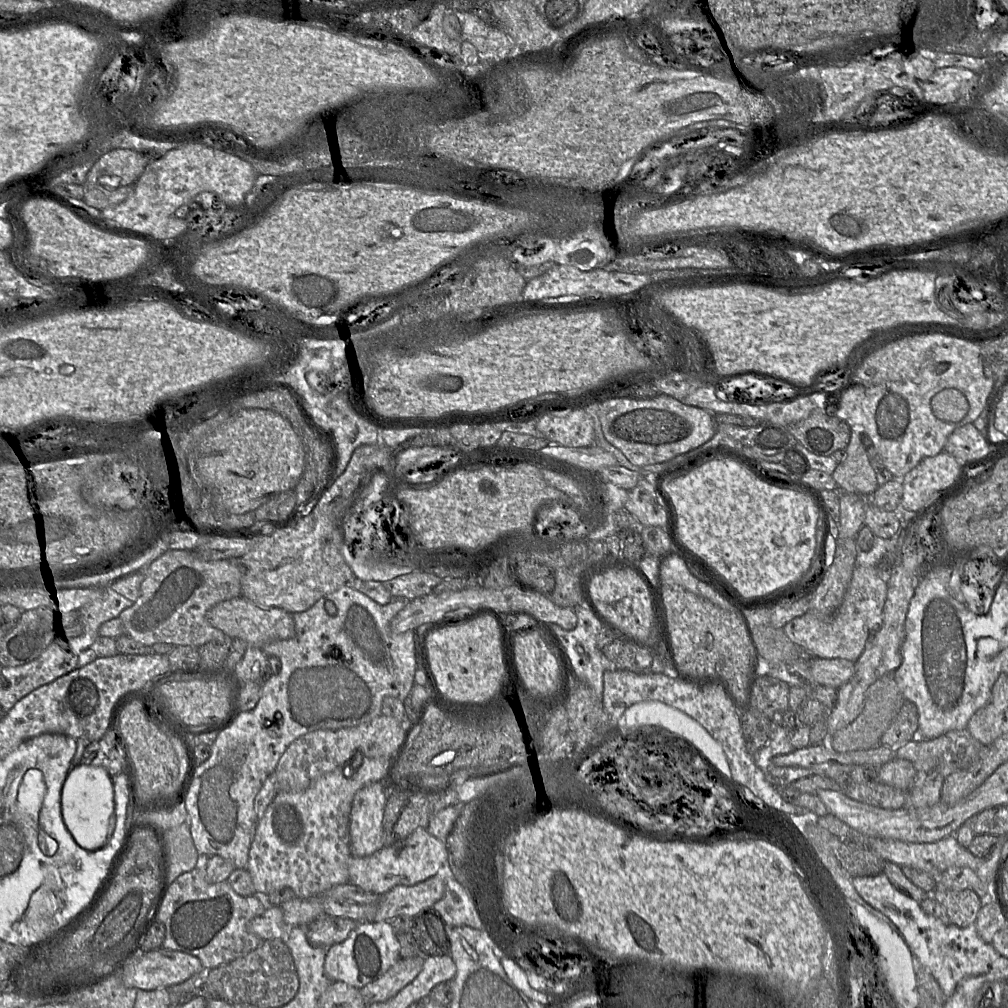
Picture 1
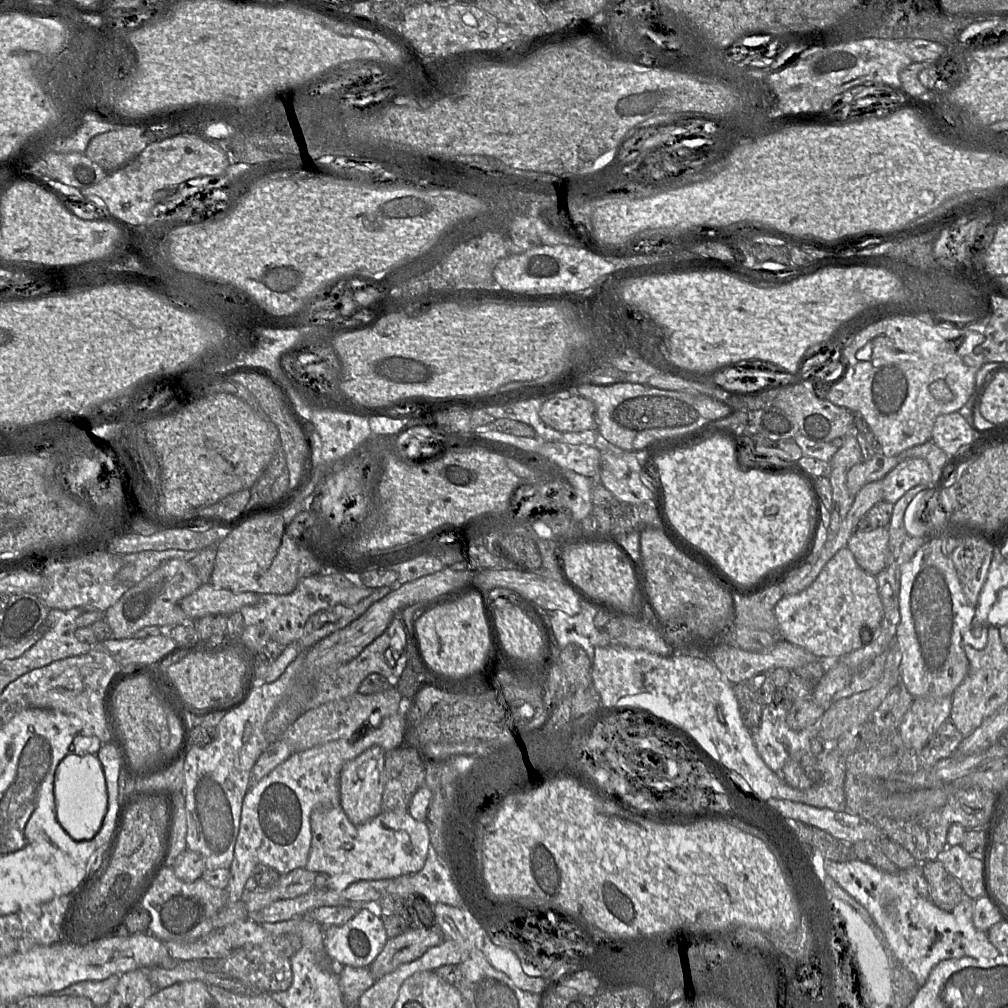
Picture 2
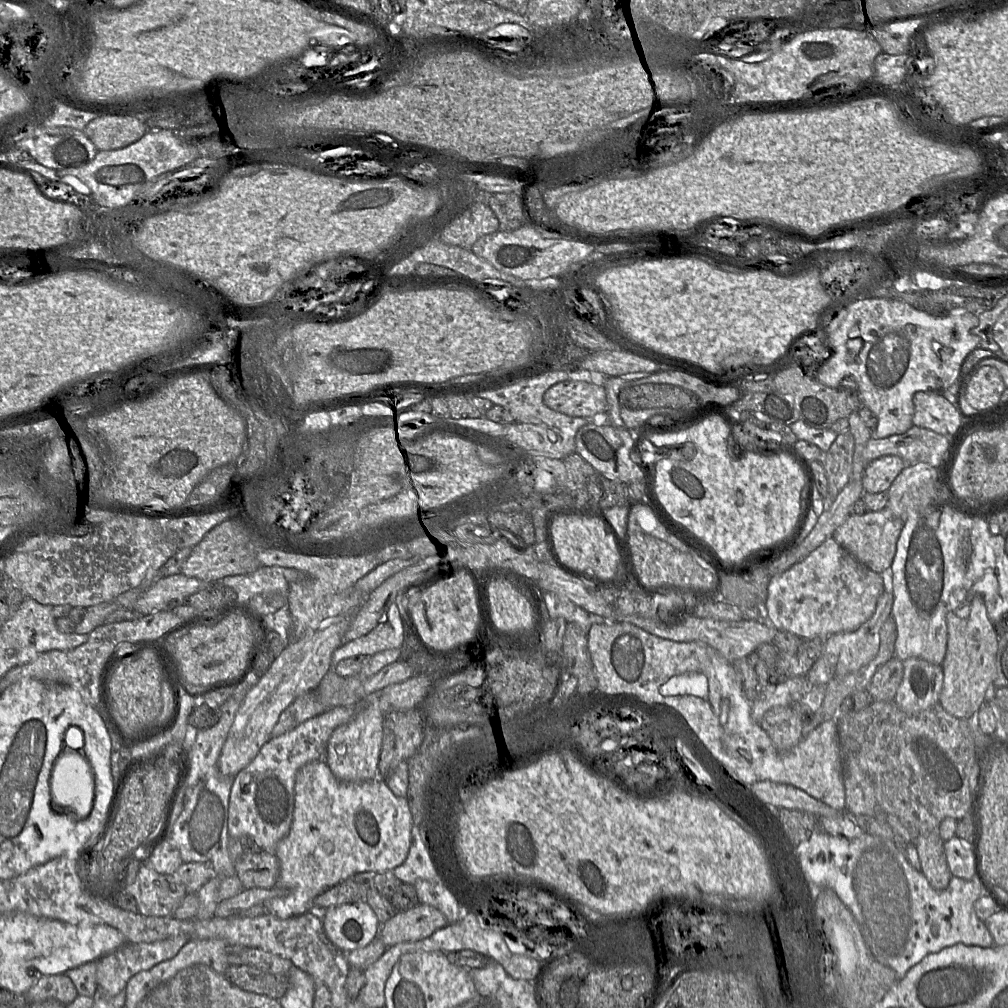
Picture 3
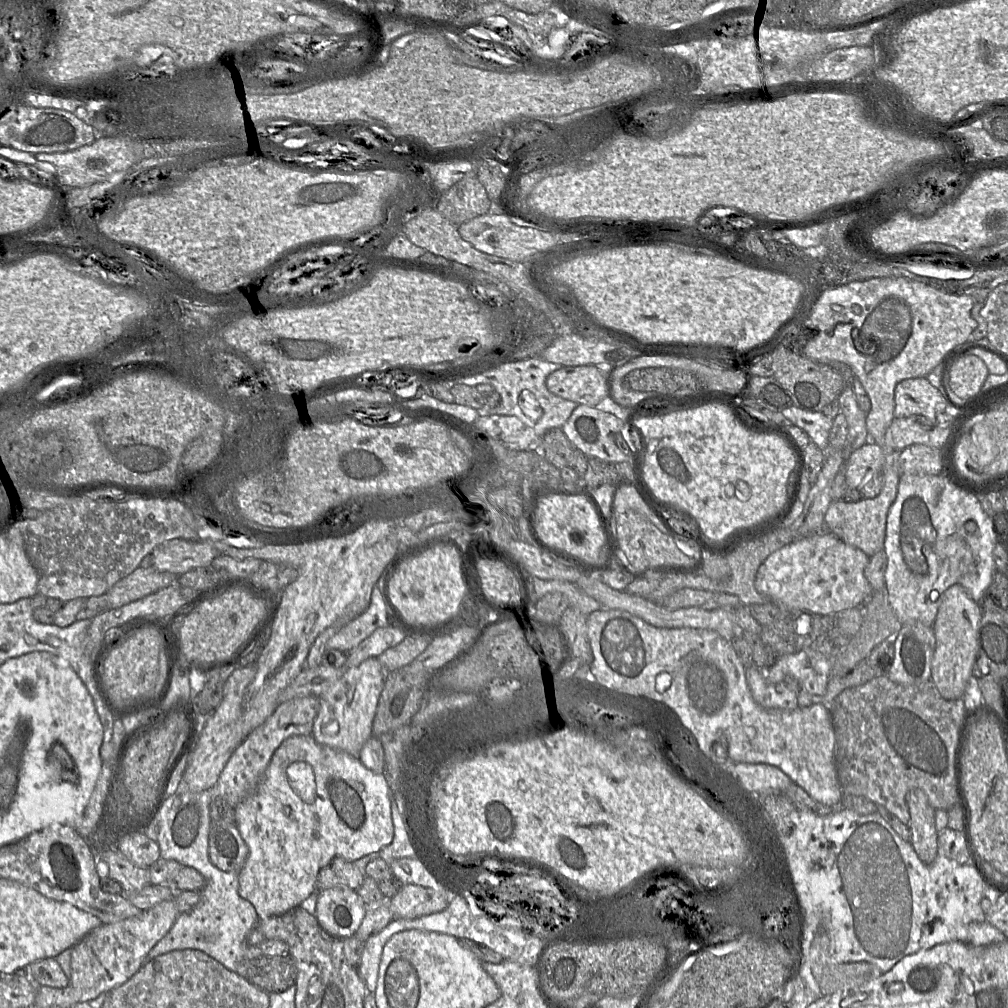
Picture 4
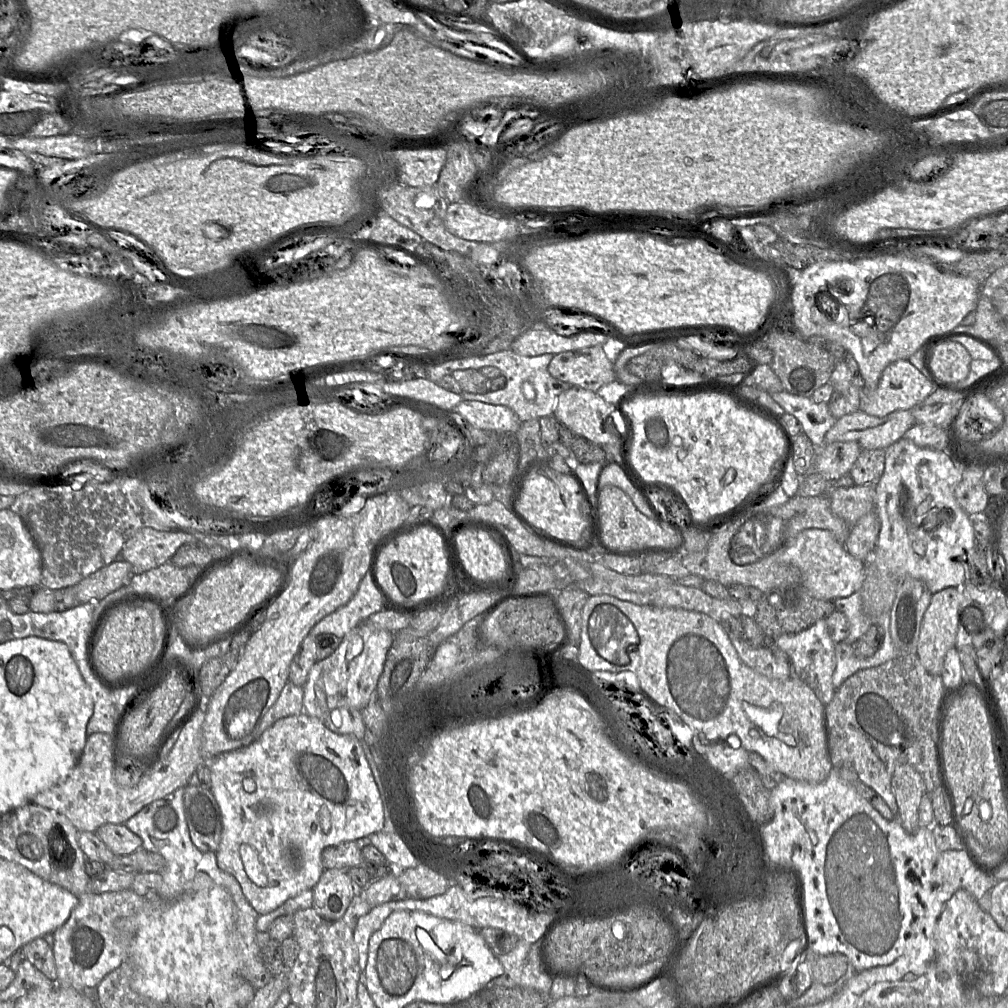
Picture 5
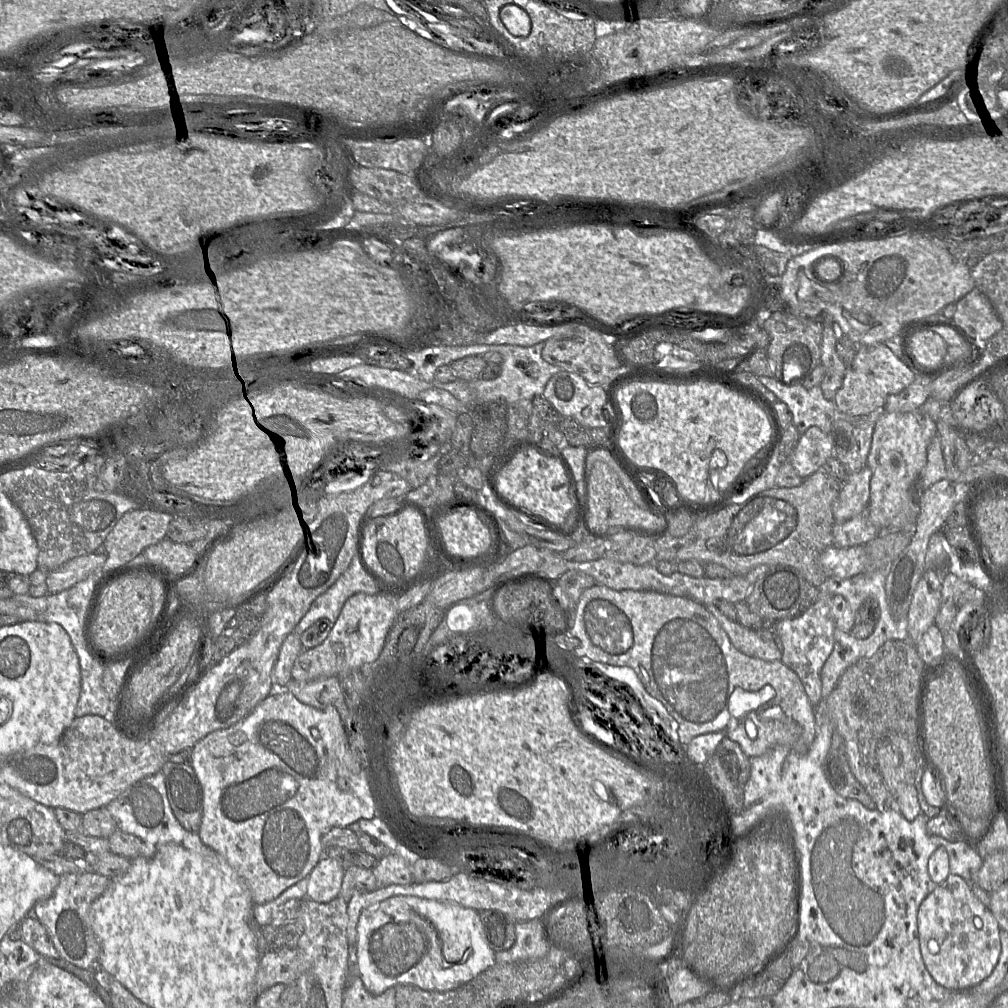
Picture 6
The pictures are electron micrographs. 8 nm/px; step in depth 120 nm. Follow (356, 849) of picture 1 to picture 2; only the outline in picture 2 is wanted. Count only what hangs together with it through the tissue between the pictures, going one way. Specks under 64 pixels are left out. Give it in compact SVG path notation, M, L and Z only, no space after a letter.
M375 746L362 752L342 768L339 780L340 805L354 825L362 825L382 812L382 794L385 782L385 752Z

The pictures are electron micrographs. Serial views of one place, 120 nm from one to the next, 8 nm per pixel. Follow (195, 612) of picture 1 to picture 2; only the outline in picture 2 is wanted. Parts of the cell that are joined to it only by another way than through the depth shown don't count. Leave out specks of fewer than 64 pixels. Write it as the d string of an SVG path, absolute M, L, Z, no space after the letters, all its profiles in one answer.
M215 547L200 551L190 560L169 560L139 583L130 587L122 597L104 611L102 619L90 625L99 640L134 637L140 630L150 627L174 627L189 622L190 618L181 608L184 597L209 583L216 557Z

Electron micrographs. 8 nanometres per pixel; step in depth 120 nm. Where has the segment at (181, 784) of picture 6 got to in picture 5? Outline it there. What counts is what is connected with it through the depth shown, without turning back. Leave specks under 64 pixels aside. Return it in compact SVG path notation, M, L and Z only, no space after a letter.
M193 776L183 787L185 818L193 844L203 852L215 852L223 824L219 805L212 792Z

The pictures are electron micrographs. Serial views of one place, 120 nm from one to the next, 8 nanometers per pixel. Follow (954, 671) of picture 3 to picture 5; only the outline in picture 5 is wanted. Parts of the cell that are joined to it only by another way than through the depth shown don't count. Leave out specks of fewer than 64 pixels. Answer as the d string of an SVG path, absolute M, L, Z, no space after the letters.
M953 587L944 588L931 594L929 604L924 613L916 655L928 672L940 676L947 652L959 646L972 646L975 633L963 626L962 610L959 603L967 599L962 591Z

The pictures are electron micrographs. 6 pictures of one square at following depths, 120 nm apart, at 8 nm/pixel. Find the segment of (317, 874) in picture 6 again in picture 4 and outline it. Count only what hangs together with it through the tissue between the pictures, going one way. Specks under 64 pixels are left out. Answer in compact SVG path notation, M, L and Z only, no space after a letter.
M347 886L317 891L316 918L330 935L342 940L359 929L367 908L358 892Z

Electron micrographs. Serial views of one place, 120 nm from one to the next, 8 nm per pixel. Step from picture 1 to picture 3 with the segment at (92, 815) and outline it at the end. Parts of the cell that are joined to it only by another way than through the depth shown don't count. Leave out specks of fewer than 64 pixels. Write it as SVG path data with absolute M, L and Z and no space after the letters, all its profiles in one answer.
M76 750L58 758L51 772L50 792L57 809L74 819L85 819L91 813L95 796L93 770Z

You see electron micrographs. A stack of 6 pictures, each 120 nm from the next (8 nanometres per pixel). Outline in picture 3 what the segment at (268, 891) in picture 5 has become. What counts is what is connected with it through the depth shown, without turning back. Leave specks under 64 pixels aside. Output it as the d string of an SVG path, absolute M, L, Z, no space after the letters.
M325 761L310 762L301 767L295 780L295 811L289 833L276 849L279 876L274 886L282 893L266 901L267 913L289 918L305 913L315 897L359 872L393 871L406 860L412 837L412 814L407 799L395 795L383 779L346 783L340 781Z

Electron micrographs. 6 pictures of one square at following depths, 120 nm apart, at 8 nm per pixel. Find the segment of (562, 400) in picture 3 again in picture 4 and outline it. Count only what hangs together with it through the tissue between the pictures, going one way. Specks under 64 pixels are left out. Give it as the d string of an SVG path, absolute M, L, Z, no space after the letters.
M595 365L561 366L546 379L548 390L564 399L596 406L609 395L609 382Z

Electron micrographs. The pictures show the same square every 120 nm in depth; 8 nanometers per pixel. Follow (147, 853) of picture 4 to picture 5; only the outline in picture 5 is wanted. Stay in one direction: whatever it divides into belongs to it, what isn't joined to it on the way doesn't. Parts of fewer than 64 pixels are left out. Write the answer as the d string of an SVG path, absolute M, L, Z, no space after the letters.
M104 824L95 833L115 855L130 855L143 848L141 838L124 824Z

